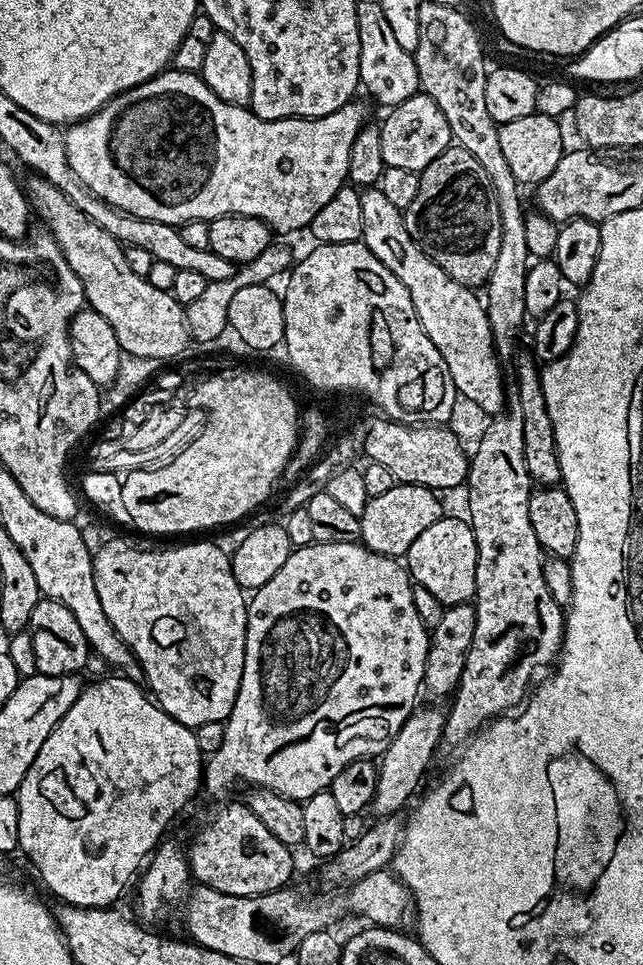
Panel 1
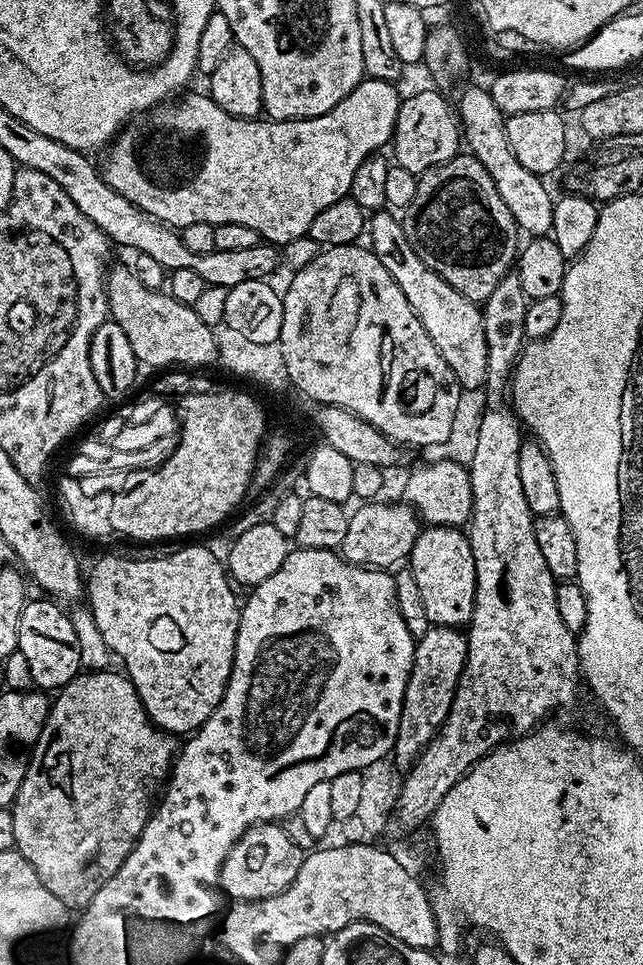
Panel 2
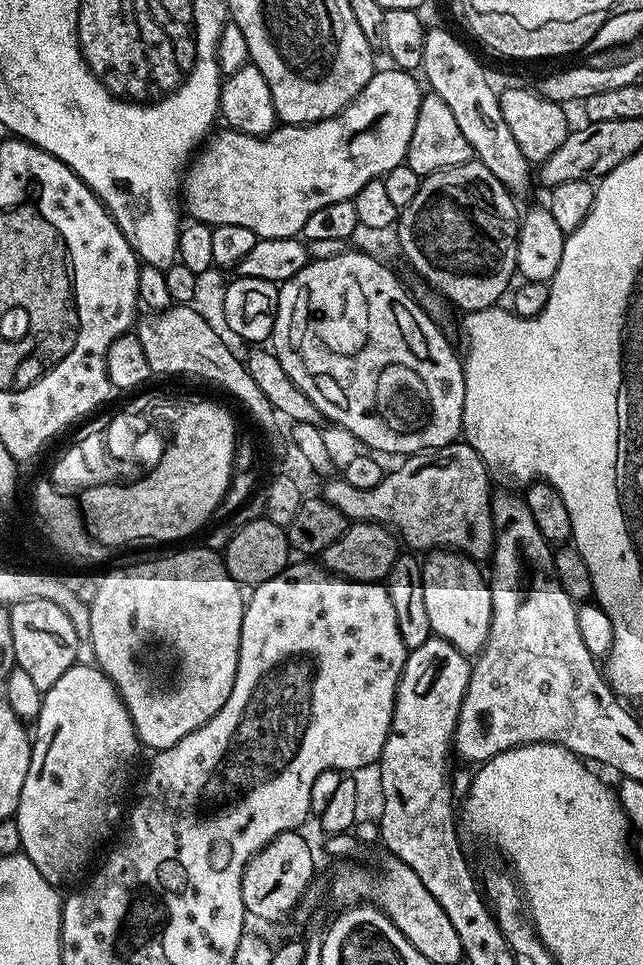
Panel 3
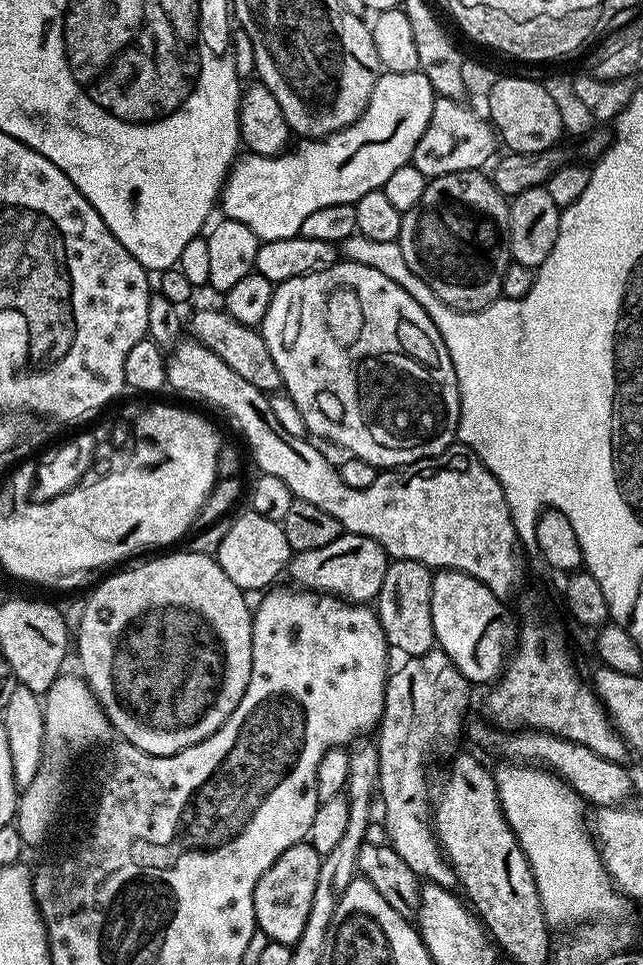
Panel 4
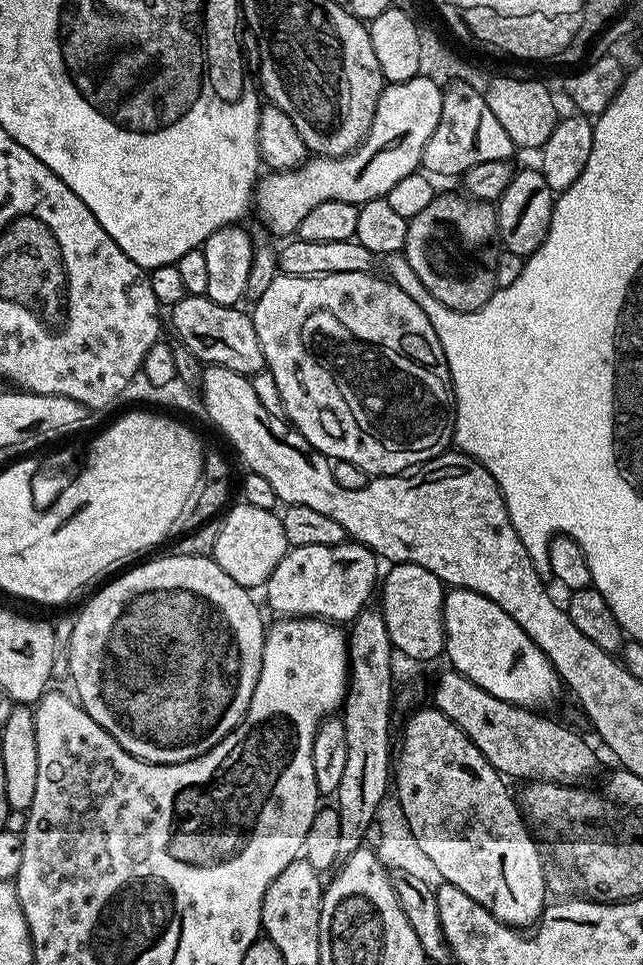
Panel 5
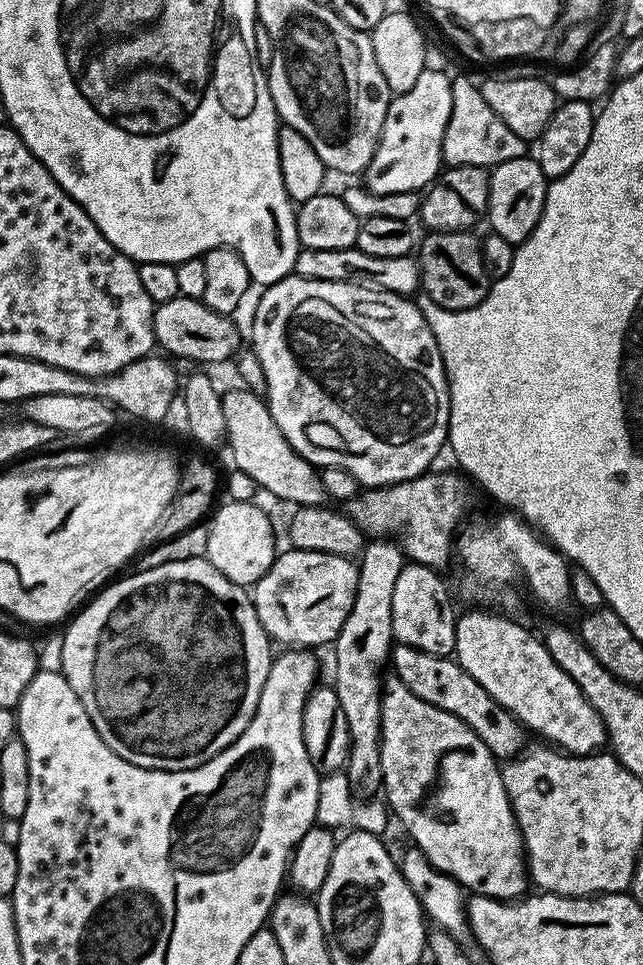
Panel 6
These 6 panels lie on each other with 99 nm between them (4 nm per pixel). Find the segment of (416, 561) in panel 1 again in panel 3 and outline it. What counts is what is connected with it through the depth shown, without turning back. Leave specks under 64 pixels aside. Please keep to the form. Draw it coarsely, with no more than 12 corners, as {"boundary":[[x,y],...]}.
{"boundary":[[451,550],[423,557],[432,635],[472,658],[484,649],[492,590]]}

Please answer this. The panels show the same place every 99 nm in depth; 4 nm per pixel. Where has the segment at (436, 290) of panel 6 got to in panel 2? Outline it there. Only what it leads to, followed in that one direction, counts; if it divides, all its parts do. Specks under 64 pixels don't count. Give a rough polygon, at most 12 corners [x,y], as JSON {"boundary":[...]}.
{"boundary":[[486,166],[419,173],[402,223],[414,254],[483,305],[518,259]]}

